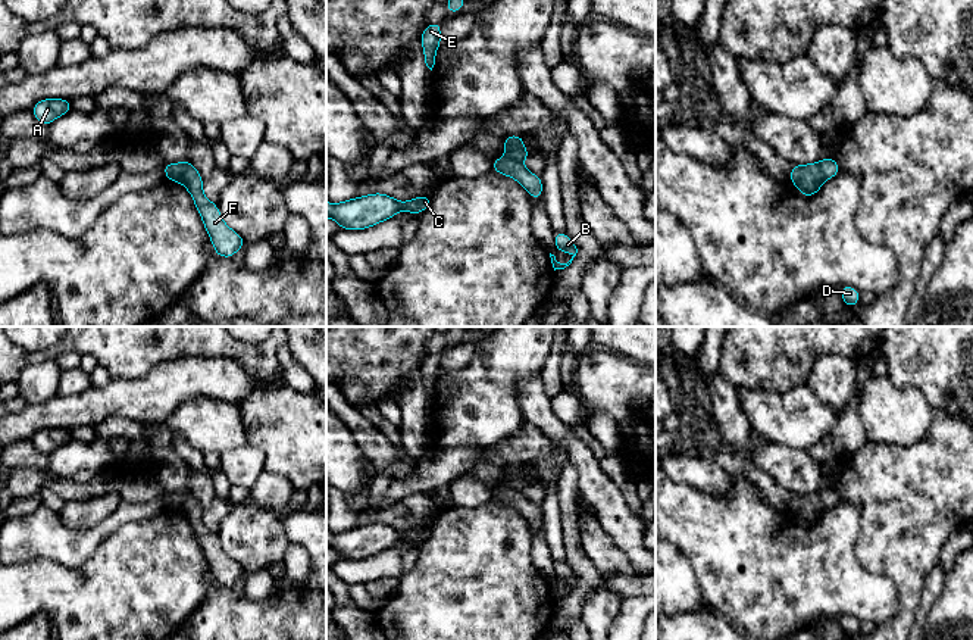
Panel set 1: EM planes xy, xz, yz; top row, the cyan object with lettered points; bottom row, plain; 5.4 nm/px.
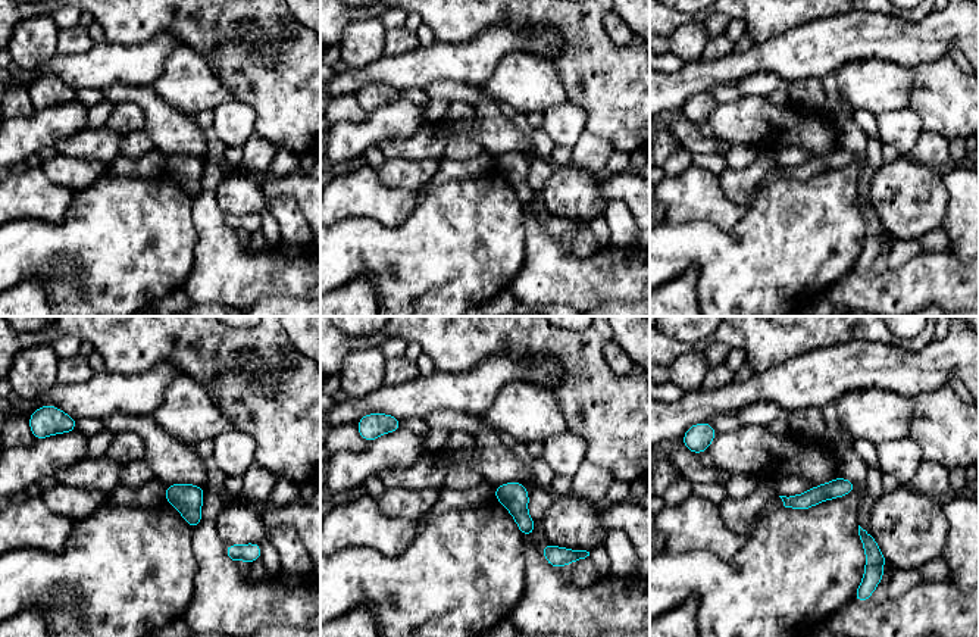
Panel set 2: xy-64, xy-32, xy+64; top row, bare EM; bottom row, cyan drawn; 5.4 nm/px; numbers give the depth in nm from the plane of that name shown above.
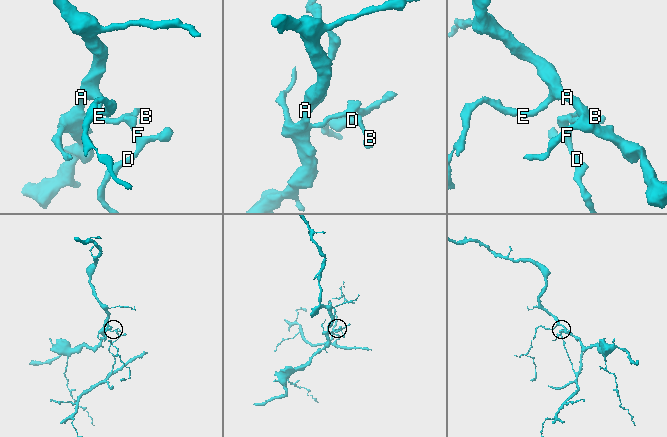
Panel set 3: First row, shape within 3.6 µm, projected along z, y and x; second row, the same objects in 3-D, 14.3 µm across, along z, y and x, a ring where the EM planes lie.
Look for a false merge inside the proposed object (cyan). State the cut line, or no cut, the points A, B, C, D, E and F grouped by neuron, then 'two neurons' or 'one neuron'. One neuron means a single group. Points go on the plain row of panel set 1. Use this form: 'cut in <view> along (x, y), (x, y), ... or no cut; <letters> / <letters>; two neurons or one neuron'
cut in xy along (190, 492), (178, 511); A B C E / D F; two neurons

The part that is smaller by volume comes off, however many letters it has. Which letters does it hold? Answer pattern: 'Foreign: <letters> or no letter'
Foreign: D, F

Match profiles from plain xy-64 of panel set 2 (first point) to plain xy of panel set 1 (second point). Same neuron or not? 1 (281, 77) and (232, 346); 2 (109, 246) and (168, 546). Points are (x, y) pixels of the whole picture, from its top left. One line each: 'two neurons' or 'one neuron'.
1: one neuron
2: one neuron

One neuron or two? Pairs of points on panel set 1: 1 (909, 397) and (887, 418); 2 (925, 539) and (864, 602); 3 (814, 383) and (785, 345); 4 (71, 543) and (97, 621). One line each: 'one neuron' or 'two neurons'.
1: one neuron
2: two neurons
3: two neurons
4: two neurons

